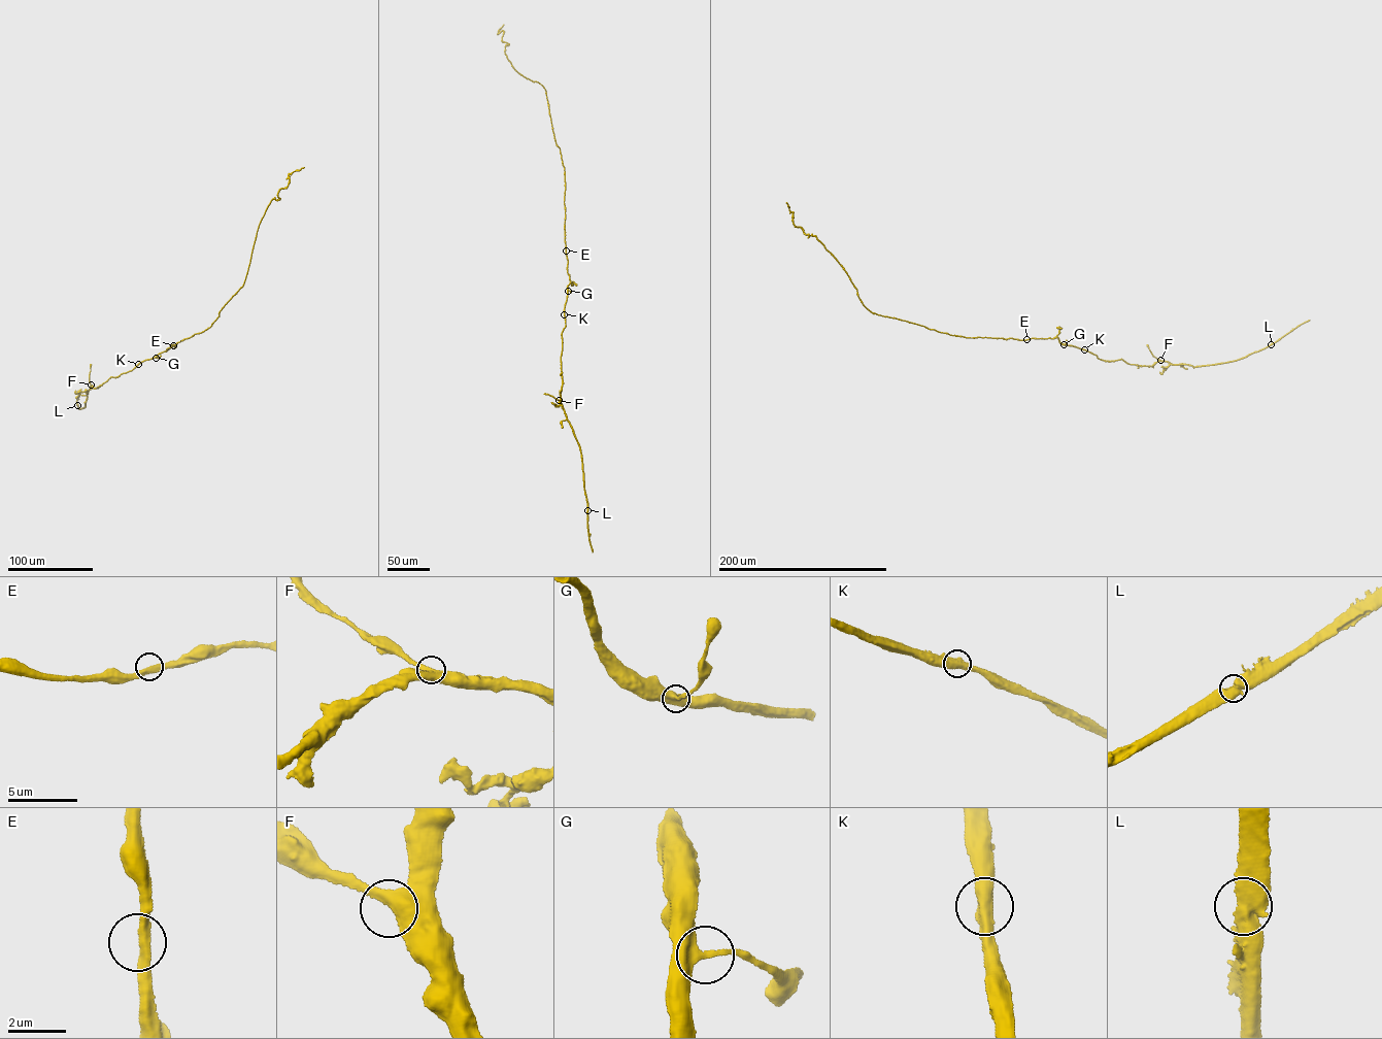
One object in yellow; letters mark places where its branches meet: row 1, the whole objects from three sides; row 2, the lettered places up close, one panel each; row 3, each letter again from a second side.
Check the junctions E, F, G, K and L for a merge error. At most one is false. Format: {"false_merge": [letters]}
{"false_merge": []}

